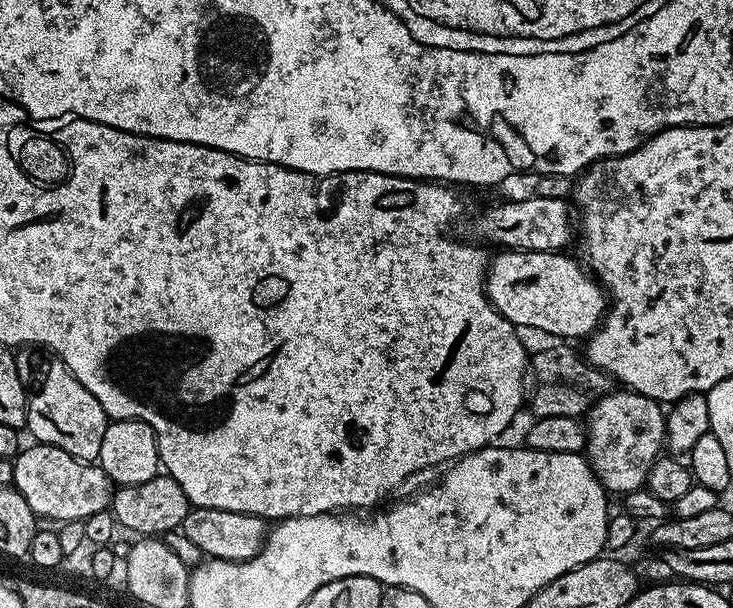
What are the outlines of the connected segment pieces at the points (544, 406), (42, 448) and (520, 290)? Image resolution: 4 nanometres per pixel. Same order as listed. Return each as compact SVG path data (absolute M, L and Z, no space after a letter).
M560 342L557 348L544 348L537 356L530 360L531 375L536 375L536 389L531 389L530 404L532 400L533 417L541 416L575 416L583 417L592 405L597 404L602 397L613 391L614 381L612 377L604 373L600 368L595 368L583 355L575 352L573 345L568 342Z
M39 442L29 445L11 461L10 484L22 498L26 498L37 518L44 522L85 521L94 514L109 511L114 485L99 463L79 460L74 454L66 454L66 450L58 450L58 446Z
M500 250L497 251L497 256L493 255L488 262L488 270L484 278L484 290L488 294L488 300L492 303L492 307L498 310L498 314L510 321L517 329L533 328L536 332L545 332L548 336L560 336L556 338L563 338L568 342L576 342L576 339L587 338L600 327L604 313L606 311L606 293L599 280L588 271L587 267L575 255L564 256L563 251L558 252L521 252L519 250Z

